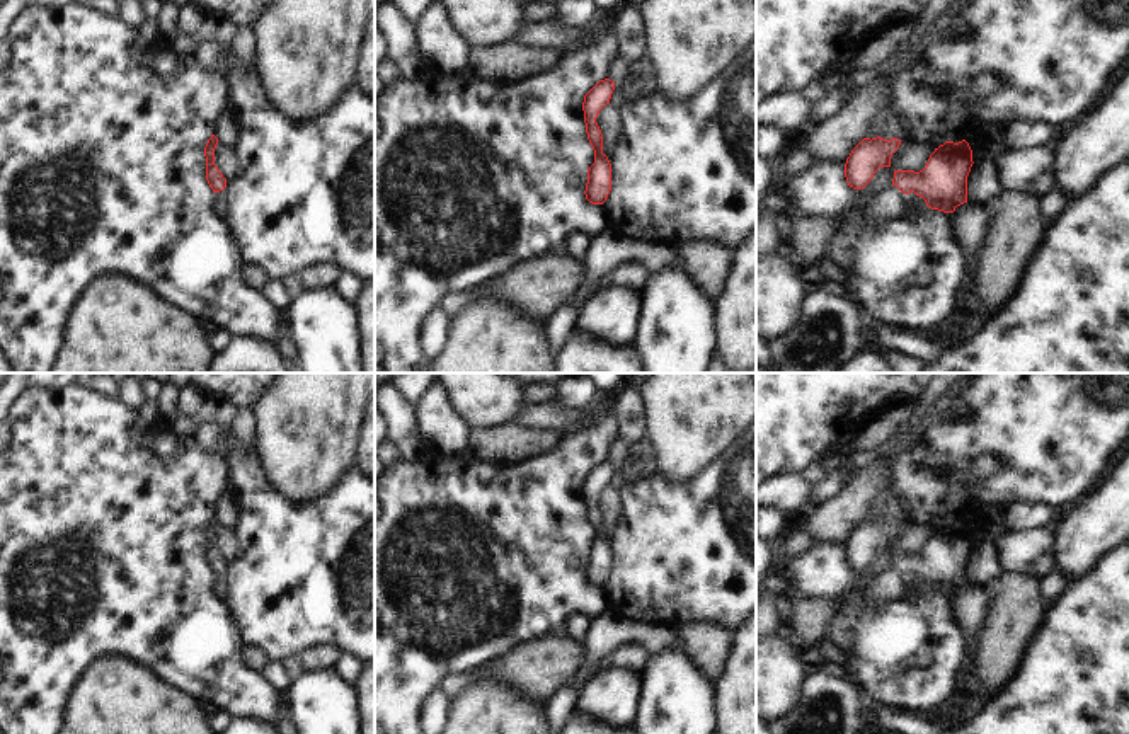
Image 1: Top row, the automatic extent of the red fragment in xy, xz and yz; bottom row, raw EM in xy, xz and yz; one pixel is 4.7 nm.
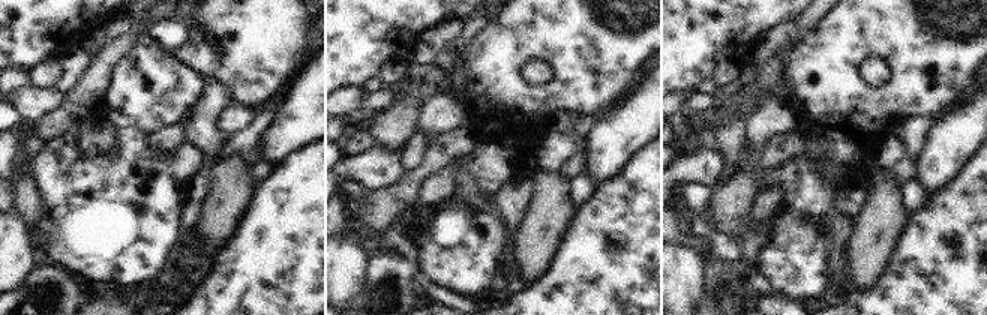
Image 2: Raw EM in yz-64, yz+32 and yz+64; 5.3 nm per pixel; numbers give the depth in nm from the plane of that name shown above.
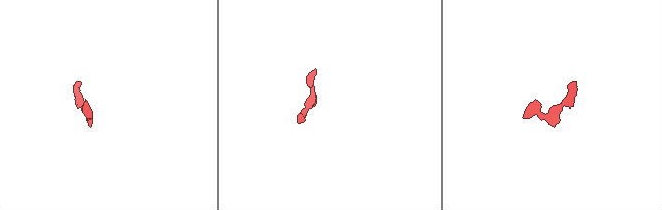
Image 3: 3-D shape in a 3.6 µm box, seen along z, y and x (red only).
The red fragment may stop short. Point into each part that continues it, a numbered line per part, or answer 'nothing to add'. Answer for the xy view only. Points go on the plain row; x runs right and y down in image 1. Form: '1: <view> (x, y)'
1: xy (218, 584)

